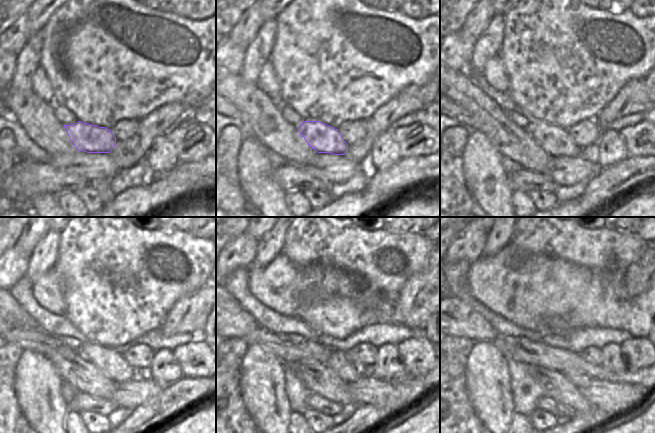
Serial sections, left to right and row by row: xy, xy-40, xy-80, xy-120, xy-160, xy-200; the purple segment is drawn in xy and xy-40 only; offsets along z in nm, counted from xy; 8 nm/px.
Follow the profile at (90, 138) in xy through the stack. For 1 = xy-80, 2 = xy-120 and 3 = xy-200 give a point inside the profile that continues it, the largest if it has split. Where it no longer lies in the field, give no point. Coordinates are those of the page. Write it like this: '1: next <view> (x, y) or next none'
1: next xy-80 (555, 140)
2: next xy-120 (109, 361)
3: next xy-200 (580, 380)

